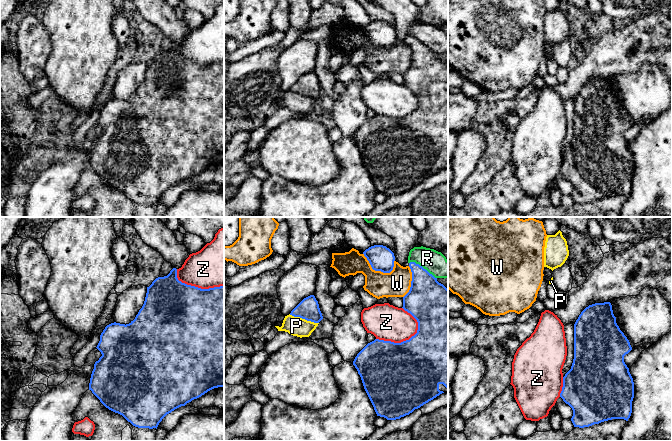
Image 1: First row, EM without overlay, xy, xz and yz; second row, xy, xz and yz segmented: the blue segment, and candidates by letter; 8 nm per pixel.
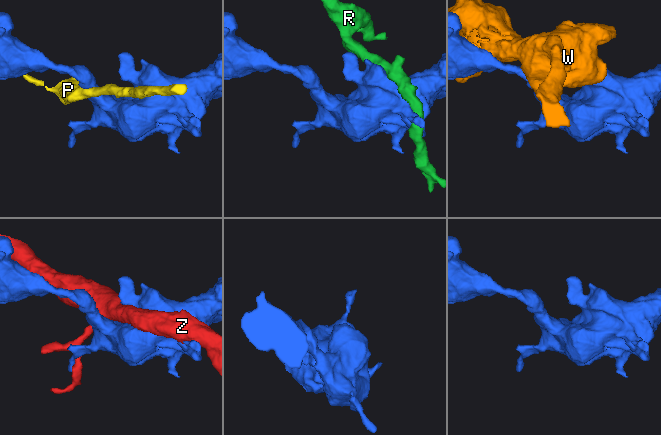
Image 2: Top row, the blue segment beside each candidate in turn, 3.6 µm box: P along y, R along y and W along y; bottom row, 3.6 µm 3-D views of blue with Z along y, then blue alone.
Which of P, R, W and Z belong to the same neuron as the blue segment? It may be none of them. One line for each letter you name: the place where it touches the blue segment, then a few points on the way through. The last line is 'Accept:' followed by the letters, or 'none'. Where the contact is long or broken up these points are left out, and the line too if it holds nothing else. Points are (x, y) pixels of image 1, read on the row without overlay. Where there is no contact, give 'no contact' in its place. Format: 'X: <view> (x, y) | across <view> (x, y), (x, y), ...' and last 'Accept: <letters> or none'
Accept: none

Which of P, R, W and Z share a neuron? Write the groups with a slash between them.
P / R / W / Z

